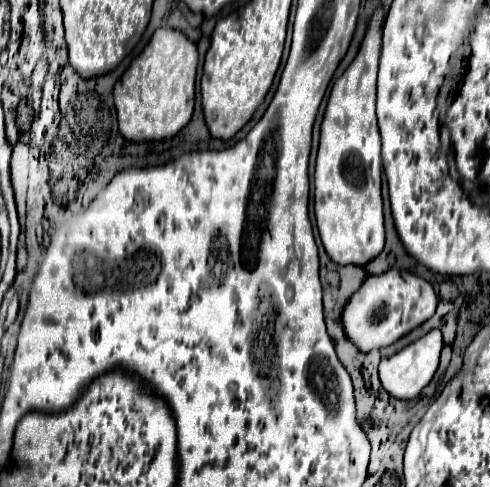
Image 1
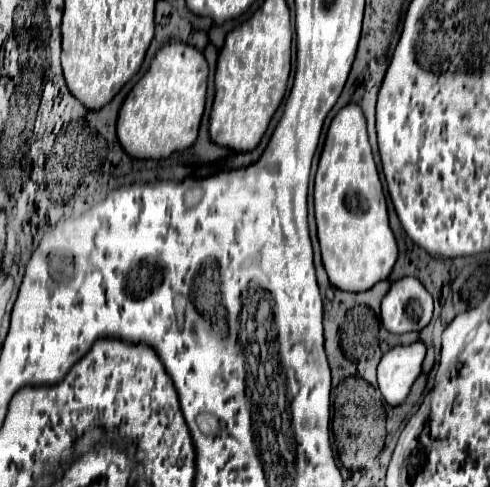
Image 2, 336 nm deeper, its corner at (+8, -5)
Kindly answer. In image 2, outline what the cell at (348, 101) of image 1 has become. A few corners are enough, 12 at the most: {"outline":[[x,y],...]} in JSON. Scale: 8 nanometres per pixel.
{"outline":[[354,103],[328,129],[314,207],[332,285],[388,279],[398,245]]}

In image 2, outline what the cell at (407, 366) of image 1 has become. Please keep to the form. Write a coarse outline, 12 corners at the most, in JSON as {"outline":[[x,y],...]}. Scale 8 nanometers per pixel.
{"outline":[[422,341],[380,359],[378,387],[400,405],[426,355]]}

